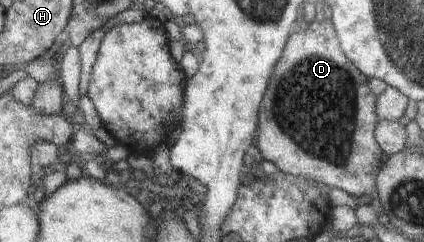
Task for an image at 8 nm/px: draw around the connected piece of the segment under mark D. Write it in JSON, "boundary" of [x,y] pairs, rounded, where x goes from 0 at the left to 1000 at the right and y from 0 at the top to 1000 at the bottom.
{"boundary":[[[738,83],[729,95],[724,120],[696,120],[679,145],[665,231],[649,264],[644,302],[632,335],[630,376],[623,384],[620,426],[616,426],[608,459],[608,562],[604,566],[604,607],[611,616],[623,661],[646,674],[658,707],[689,727],[710,727],[759,764],[767,785],[800,777],[837,814],[856,814],[858,802],[875,802],[887,760],[889,707],[894,690],[908,674],[908,632],[894,607],[892,583],[882,570],[882,541],[892,500],[896,496],[887,463],[887,393],[875,380],[868,347],[870,322],[863,322],[847,293],[835,260],[809,219],[797,174],[792,128],[781,83]]]}

